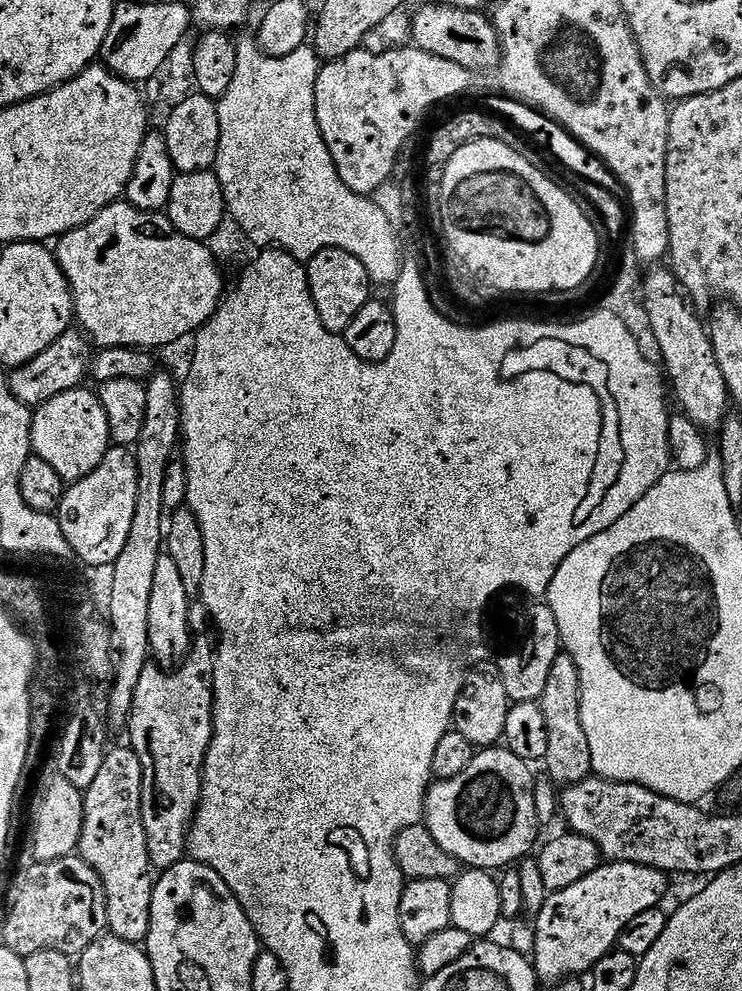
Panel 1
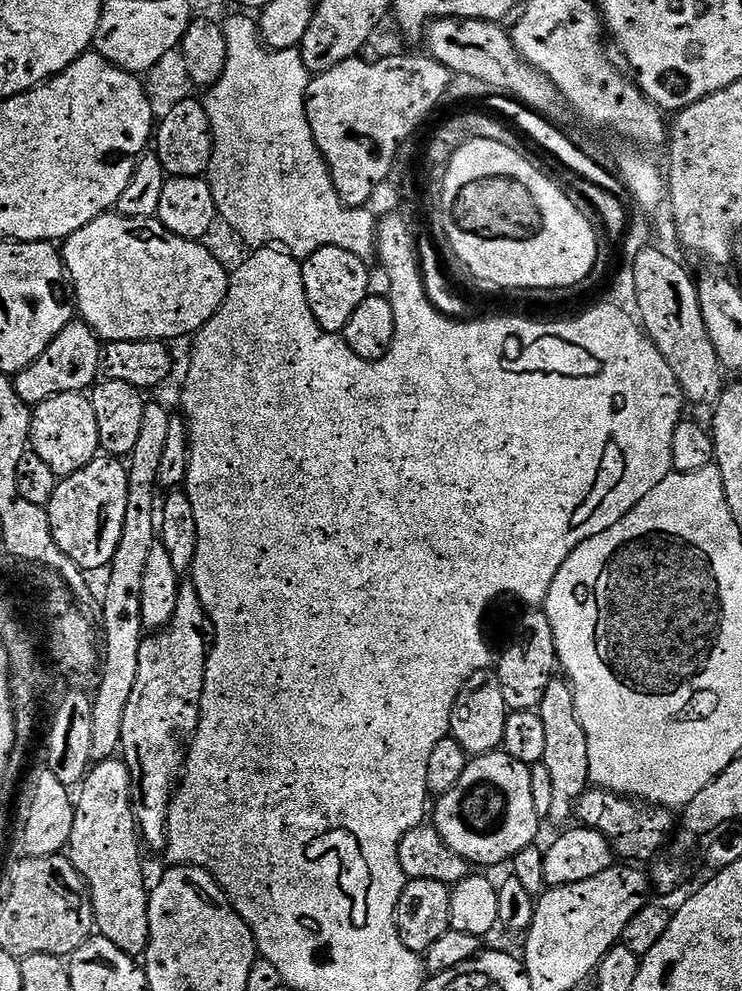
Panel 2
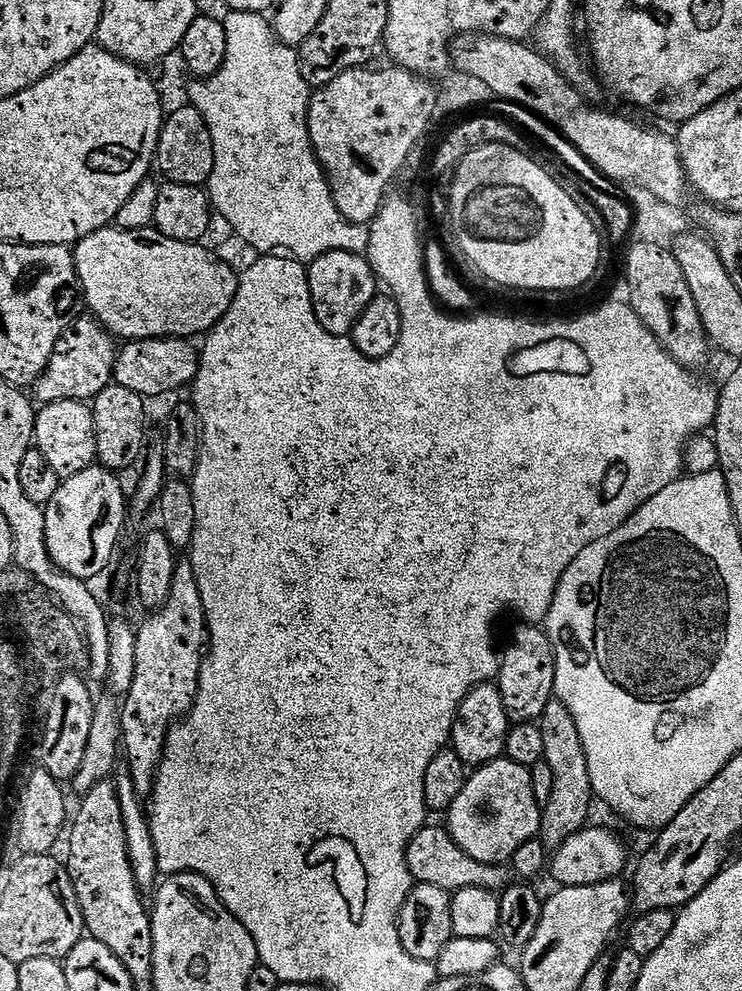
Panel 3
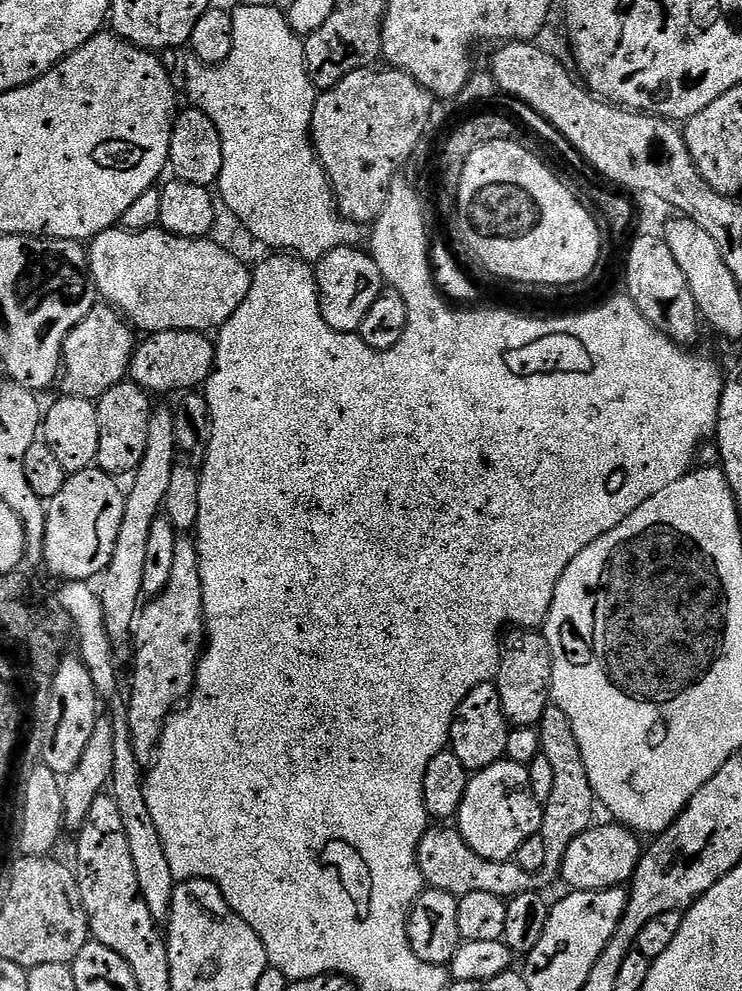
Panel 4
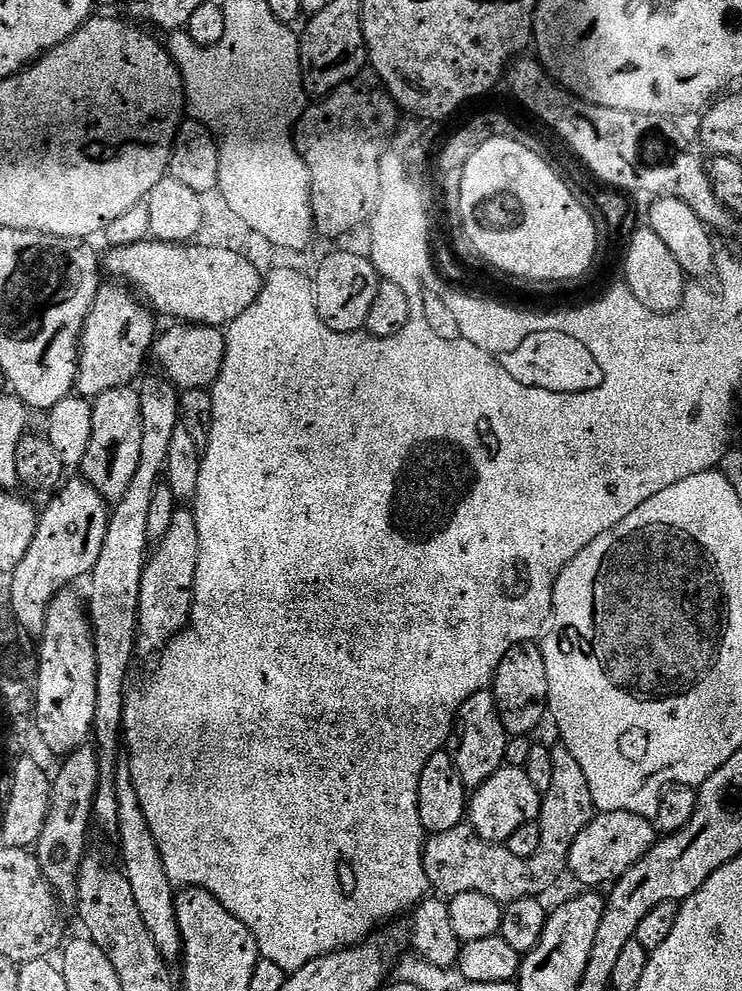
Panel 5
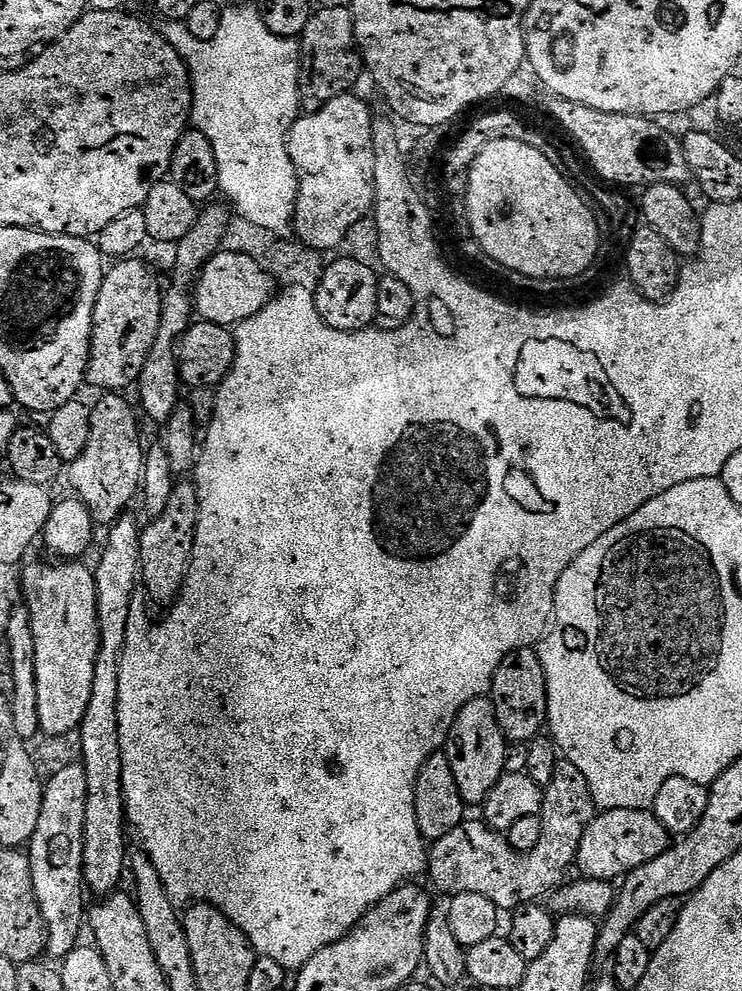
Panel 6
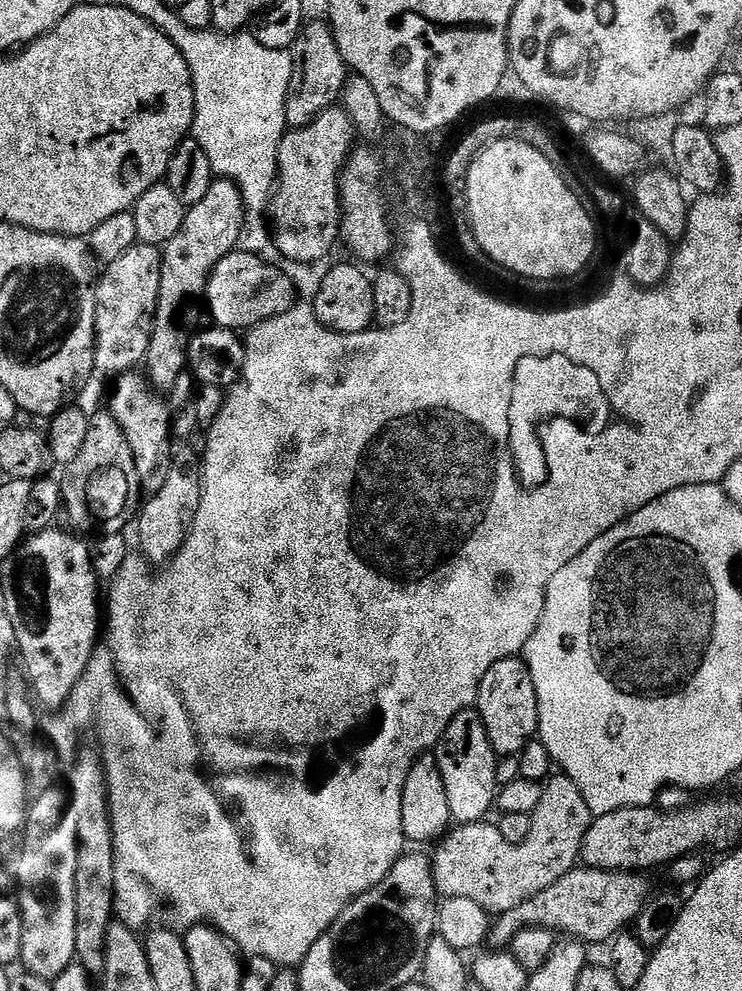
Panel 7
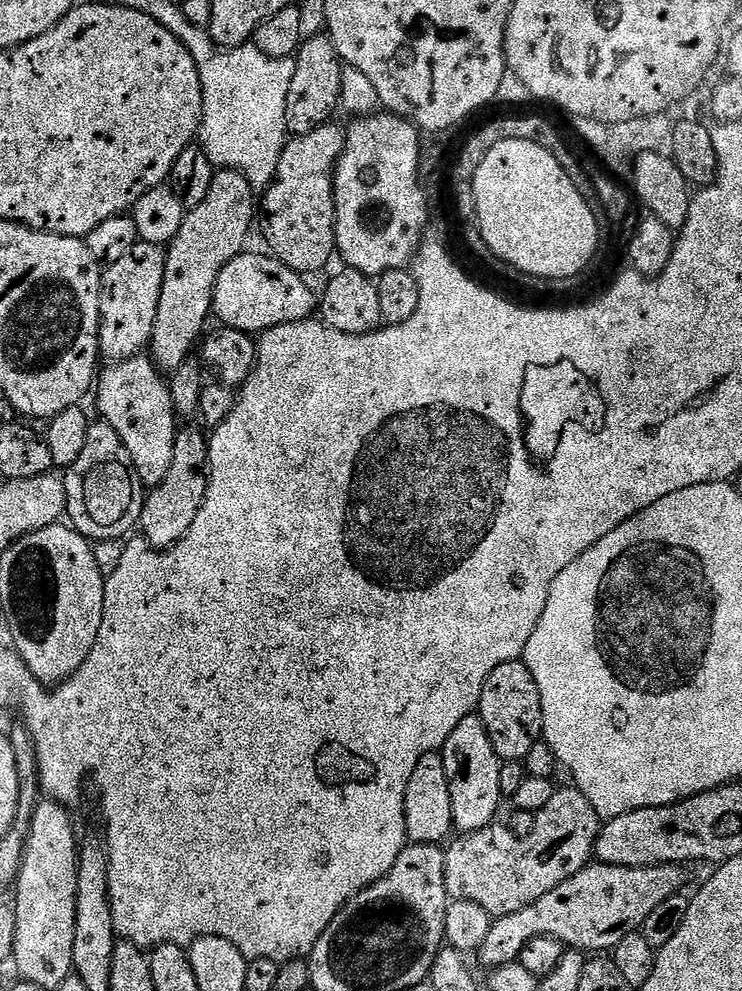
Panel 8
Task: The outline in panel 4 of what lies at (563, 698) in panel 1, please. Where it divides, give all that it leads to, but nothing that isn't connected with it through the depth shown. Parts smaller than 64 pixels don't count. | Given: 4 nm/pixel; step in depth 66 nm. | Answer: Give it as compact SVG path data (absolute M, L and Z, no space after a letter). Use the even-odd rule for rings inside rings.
M550 706L544 712L538 725L542 755L550 758L550 766L554 770L554 790L547 804L543 805L544 827L542 835L548 855L553 861L564 859L564 852L588 828L593 827L592 807L597 807L596 795L592 792L590 778L586 778L586 762L582 762L582 750L578 750L578 738L574 738L574 730L570 726L570 718L562 714L562 710Z

